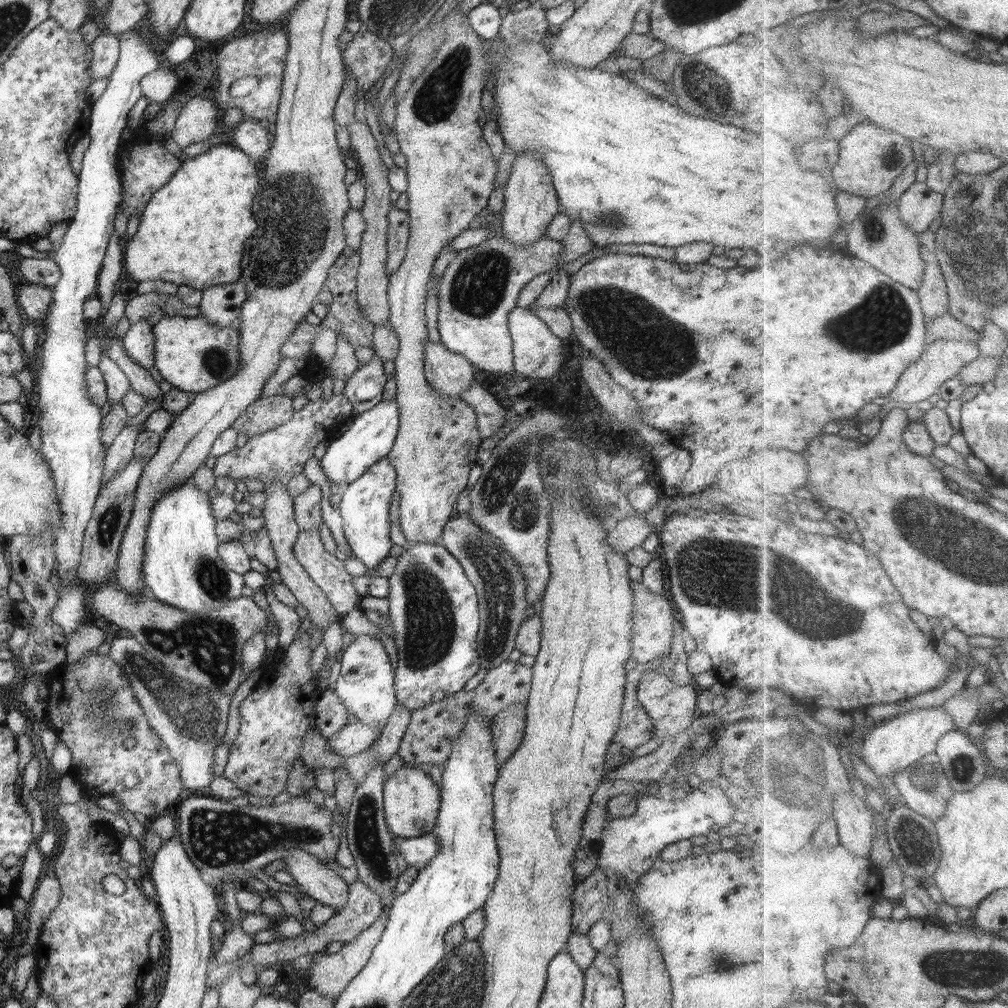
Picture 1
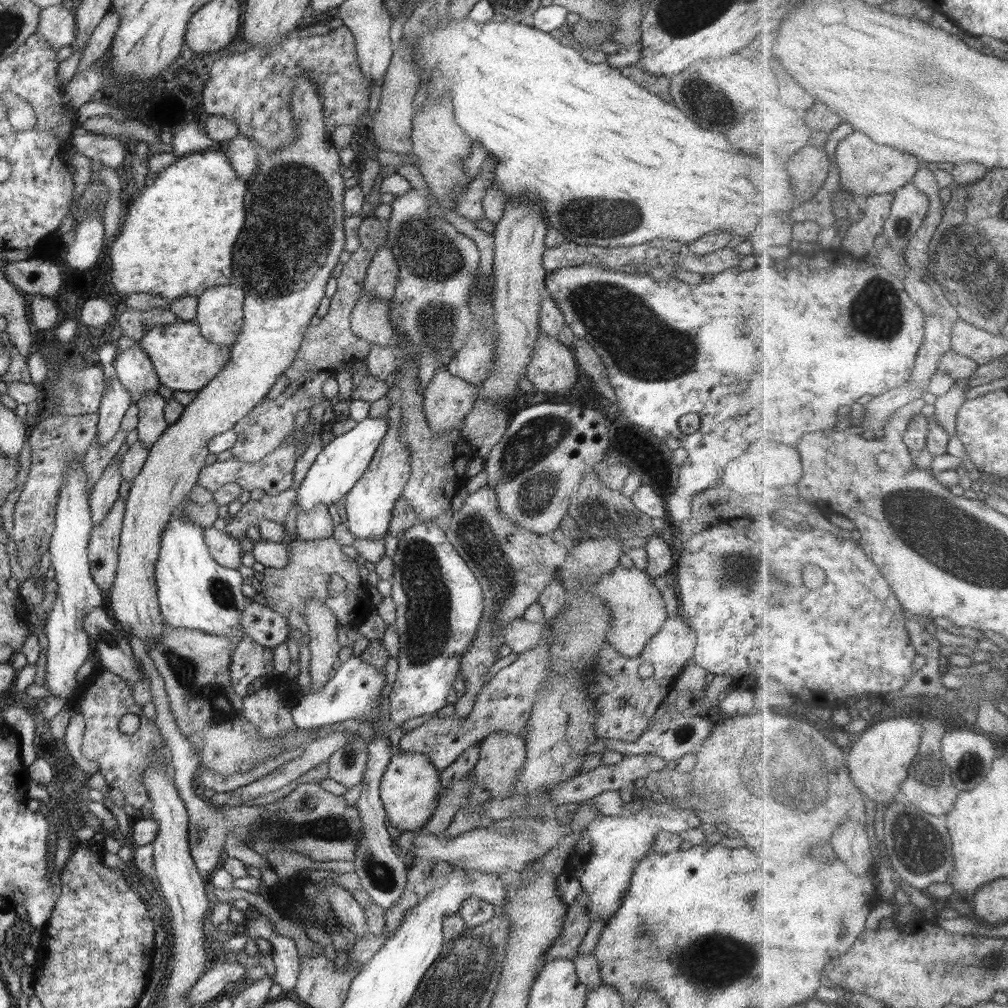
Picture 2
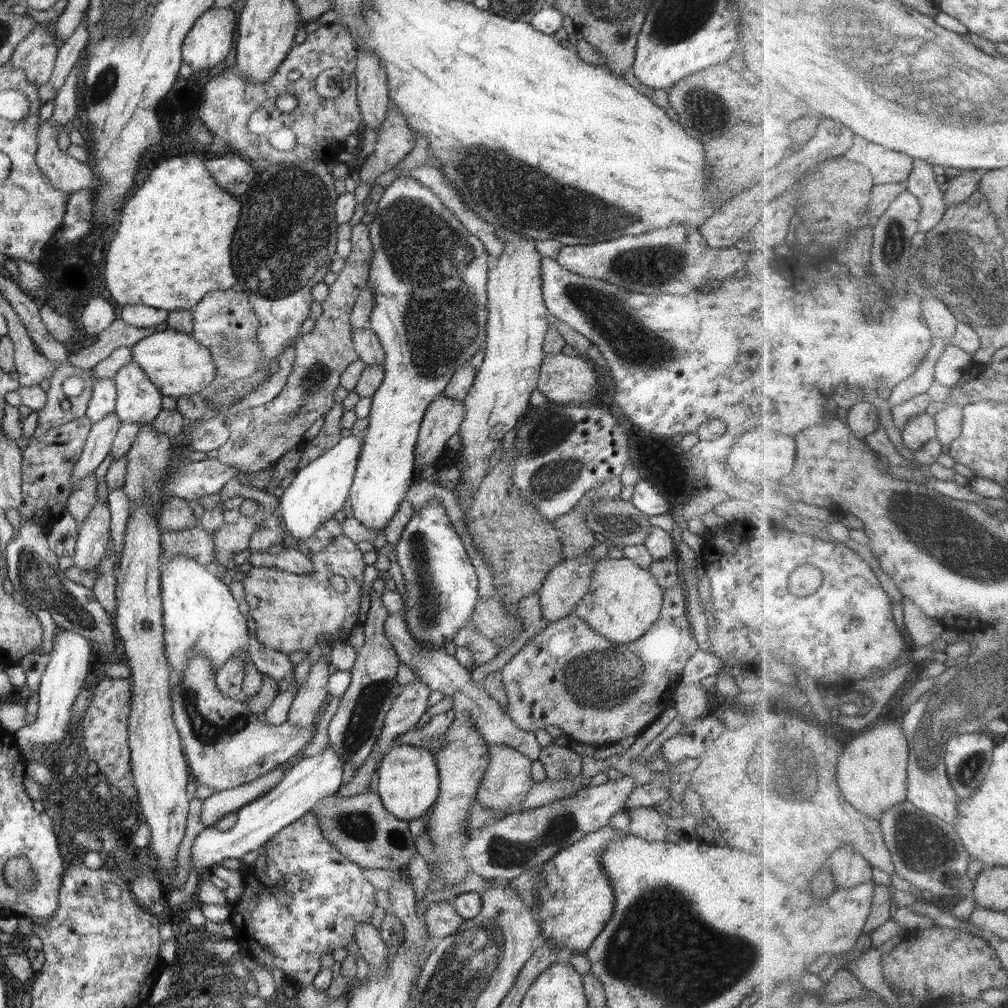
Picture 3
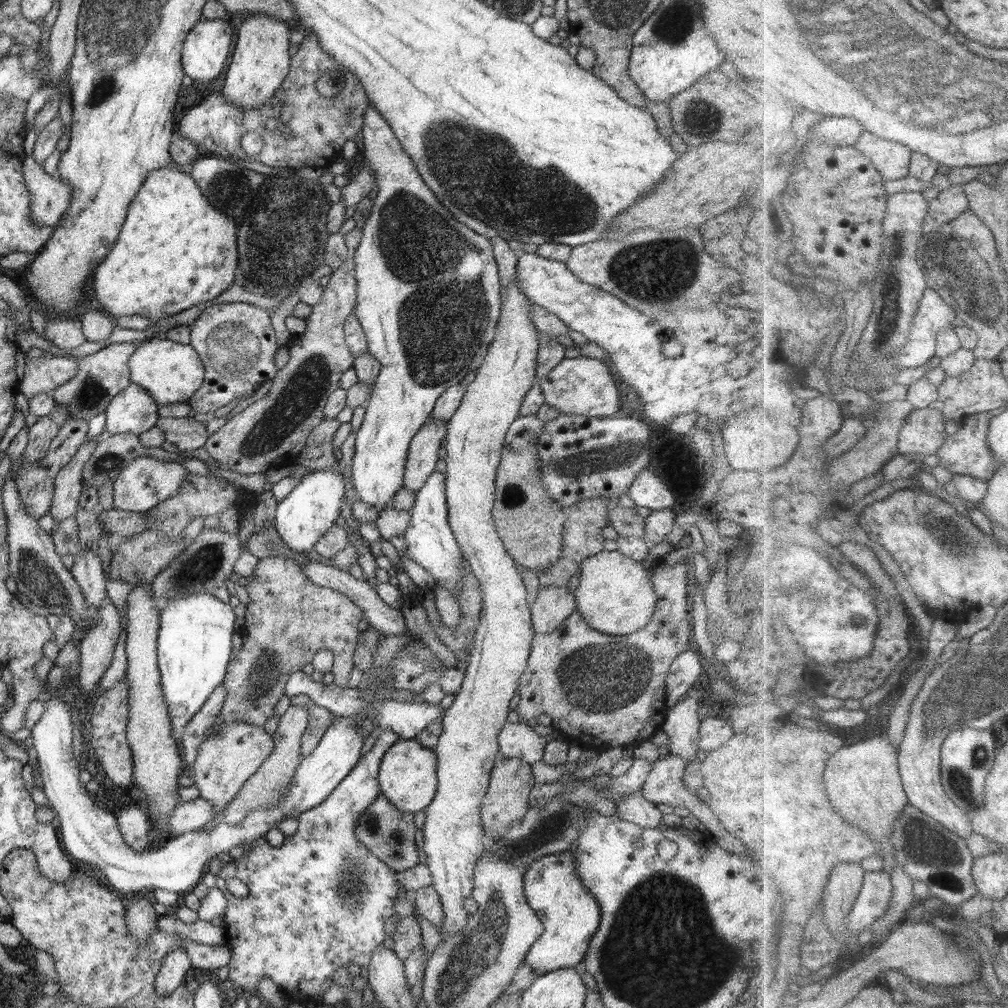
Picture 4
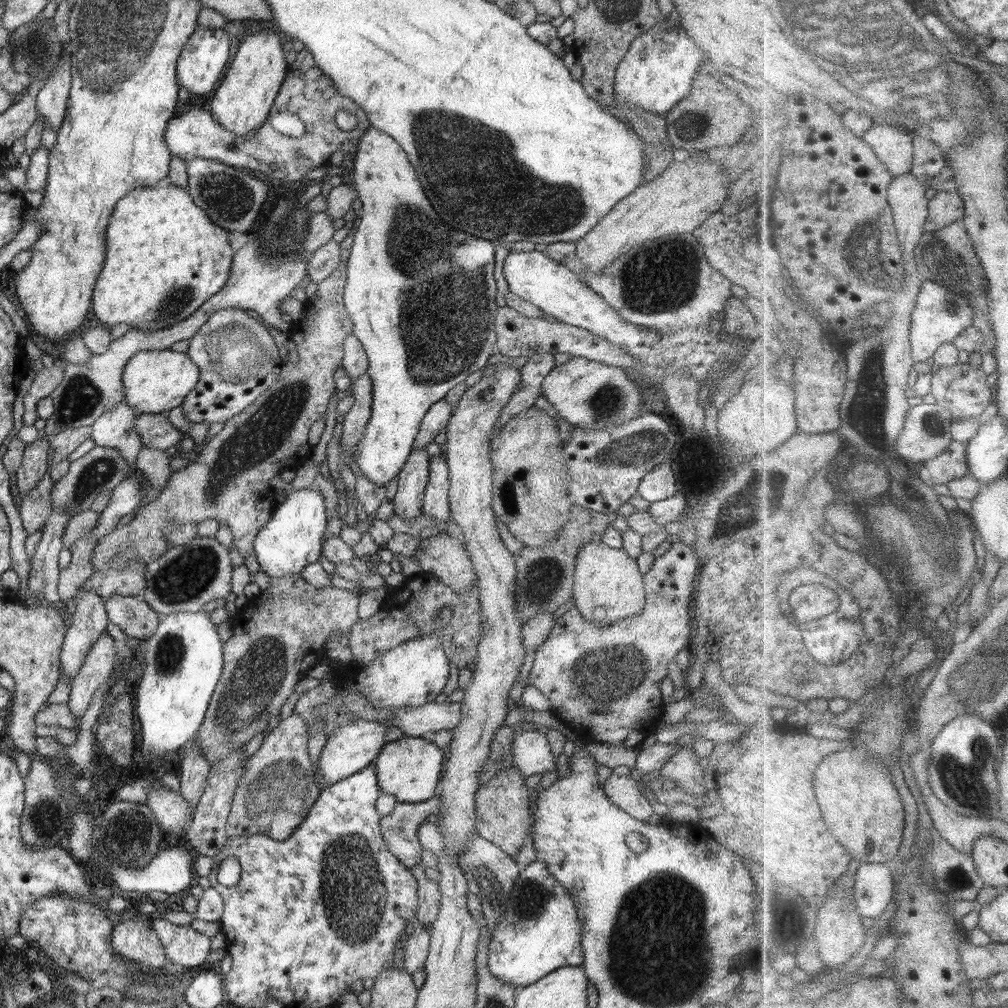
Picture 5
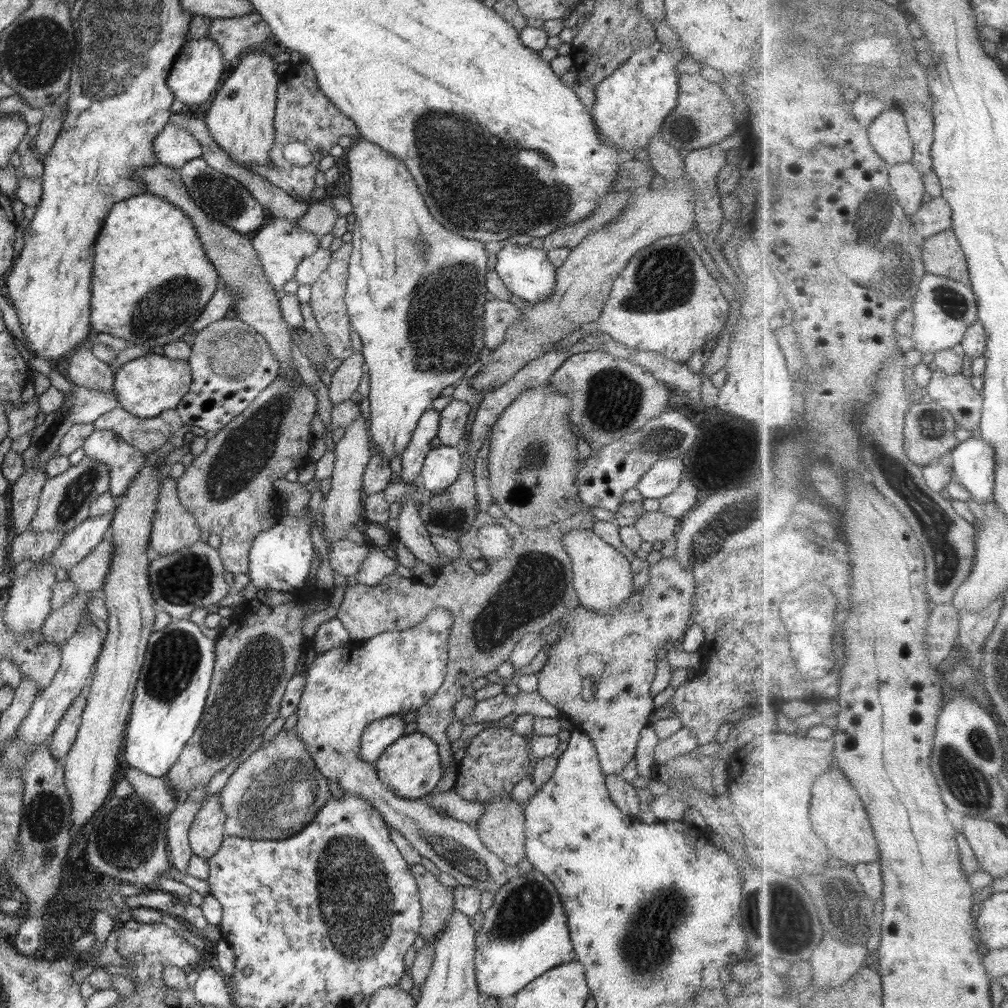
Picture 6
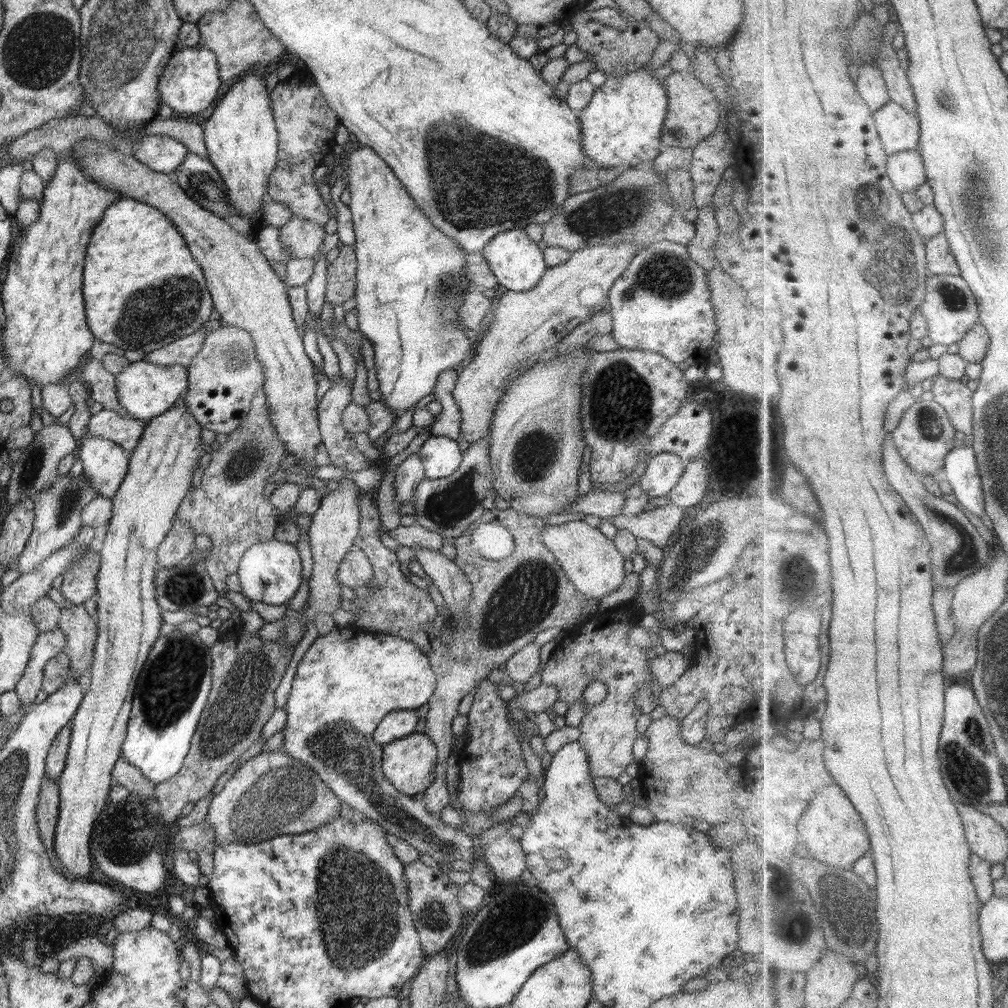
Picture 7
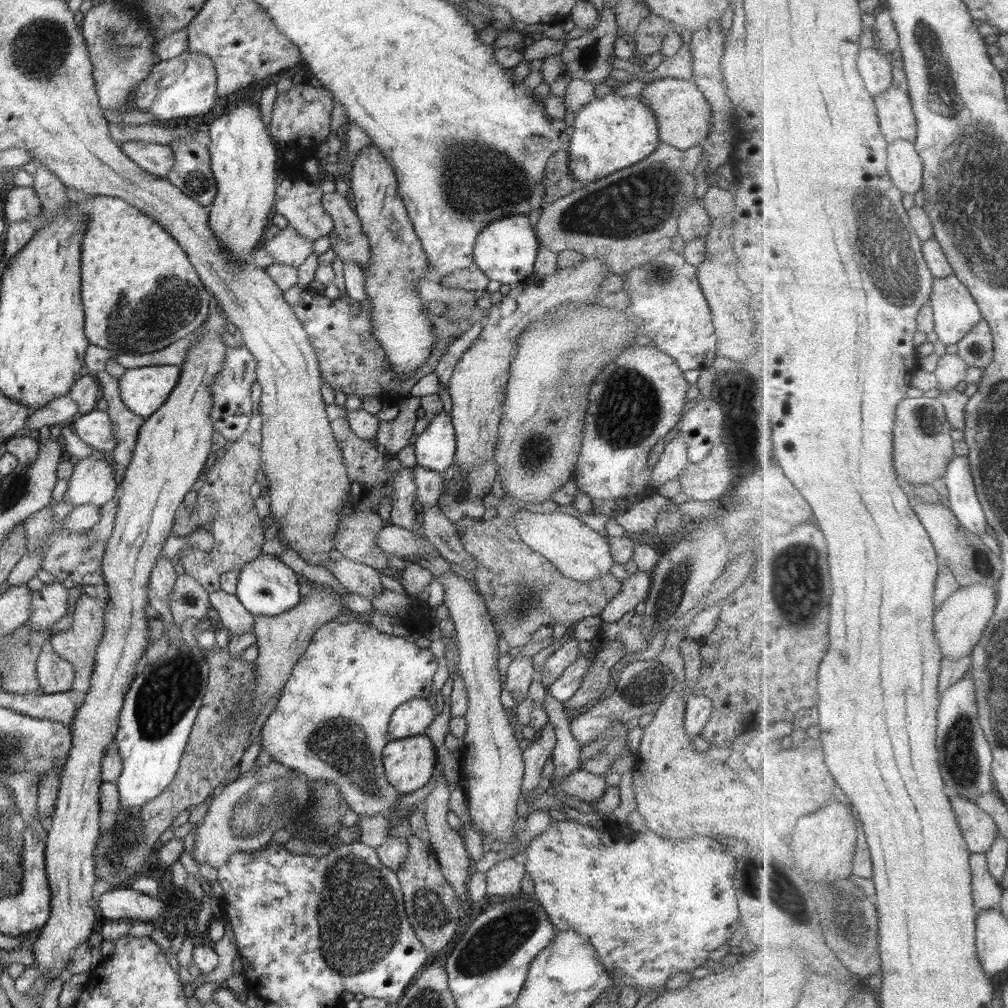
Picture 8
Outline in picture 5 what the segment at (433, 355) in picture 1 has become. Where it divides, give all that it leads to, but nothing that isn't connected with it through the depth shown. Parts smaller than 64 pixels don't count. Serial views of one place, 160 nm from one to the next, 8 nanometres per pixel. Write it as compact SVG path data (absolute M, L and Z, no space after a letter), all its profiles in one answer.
M414 448L397 476L397 491L391 502L394 514L404 521L422 515L423 496L429 479L429 460L425 448Z

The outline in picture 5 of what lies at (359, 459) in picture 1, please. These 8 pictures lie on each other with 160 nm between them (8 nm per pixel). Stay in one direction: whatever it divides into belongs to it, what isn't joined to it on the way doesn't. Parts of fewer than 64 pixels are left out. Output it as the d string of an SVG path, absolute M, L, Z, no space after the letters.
M301 488L290 491L253 540L253 553L260 570L271 578L286 578L299 574L309 564L319 561L323 550L322 537L325 536L328 522L324 497L317 490Z

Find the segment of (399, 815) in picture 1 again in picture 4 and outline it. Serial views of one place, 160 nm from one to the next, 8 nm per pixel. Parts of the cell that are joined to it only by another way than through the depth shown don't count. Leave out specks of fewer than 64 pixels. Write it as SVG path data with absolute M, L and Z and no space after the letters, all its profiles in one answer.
M400 739L384 754L379 764L381 795L401 811L415 814L424 810L437 792L437 766L436 754L432 749L424 748L416 739Z

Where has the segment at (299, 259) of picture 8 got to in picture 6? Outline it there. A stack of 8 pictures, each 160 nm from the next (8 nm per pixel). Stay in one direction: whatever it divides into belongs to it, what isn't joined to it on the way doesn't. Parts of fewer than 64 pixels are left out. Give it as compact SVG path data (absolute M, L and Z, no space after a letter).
M329 194L322 201L309 204L308 210L297 219L298 227L302 231L314 234L314 237L318 237L318 241L320 241L325 234L333 230L338 217L337 212L332 207L333 199L334 196Z

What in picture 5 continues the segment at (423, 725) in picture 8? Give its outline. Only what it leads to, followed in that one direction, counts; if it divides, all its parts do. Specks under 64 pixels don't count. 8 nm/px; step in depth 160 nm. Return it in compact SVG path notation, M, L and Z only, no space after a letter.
M366 720L348 721L346 725L342 725L336 729L336 733L332 733L328 738L320 758L318 767L314 767L314 776L316 776L316 784L320 790L324 790L345 780L356 772L362 771L369 764L373 764L380 750L385 746L384 736L386 736L387 728L384 728L379 722L366 722Z

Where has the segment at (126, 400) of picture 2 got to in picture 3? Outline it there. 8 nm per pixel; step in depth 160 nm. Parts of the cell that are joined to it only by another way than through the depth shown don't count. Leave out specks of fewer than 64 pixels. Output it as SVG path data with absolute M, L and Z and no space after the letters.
M115 411L106 418L92 424L87 441L83 446L82 454L77 458L71 470L72 487L79 480L86 478L98 468L98 465L109 454L113 440L120 428L121 420Z

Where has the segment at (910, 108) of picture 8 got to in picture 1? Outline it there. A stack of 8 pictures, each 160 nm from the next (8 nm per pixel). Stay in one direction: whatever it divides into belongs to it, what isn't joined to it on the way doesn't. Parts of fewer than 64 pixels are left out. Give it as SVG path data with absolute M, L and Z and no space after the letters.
M860 124L842 140L842 160L832 170L833 182L839 191L874 198L888 192L904 171L914 162L914 144L903 134L890 132L877 124Z

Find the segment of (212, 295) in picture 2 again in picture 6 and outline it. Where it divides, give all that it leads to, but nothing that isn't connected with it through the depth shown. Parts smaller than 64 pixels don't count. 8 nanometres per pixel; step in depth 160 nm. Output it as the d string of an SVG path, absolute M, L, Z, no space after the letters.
M222 319L213 322L196 333L187 362L192 370L190 390L175 408L184 425L200 426L208 432L217 433L229 422L240 416L248 405L280 374L280 363L269 349L268 341L240 319Z

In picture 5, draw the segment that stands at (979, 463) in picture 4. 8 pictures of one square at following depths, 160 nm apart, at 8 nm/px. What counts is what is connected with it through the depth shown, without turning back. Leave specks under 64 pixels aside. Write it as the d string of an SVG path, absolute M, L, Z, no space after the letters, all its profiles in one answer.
M969 442L952 443L952 446L932 460L926 461L920 468L919 475L930 486L937 488L947 485L954 479L970 475L970 463L968 462Z

